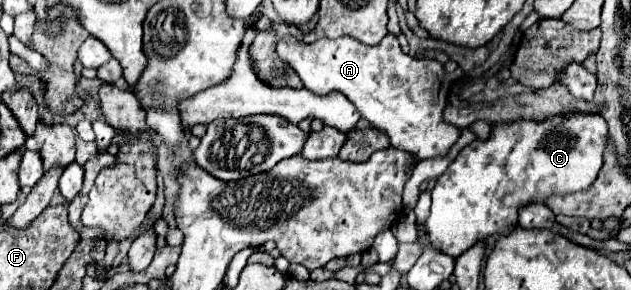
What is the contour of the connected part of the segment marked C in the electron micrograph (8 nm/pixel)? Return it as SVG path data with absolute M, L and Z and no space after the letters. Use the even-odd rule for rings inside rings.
M561 113L543 121L517 119L511 123L493 123L491 135L485 141L475 139L469 143L447 171L435 181L431 215L425 221L425 229L419 229L419 243L431 243L447 255L459 257L465 249L477 241L517 227L519 209L529 203L545 203L551 195L567 195L585 191L597 179L603 167L603 153L607 147L607 121L599 113Z

